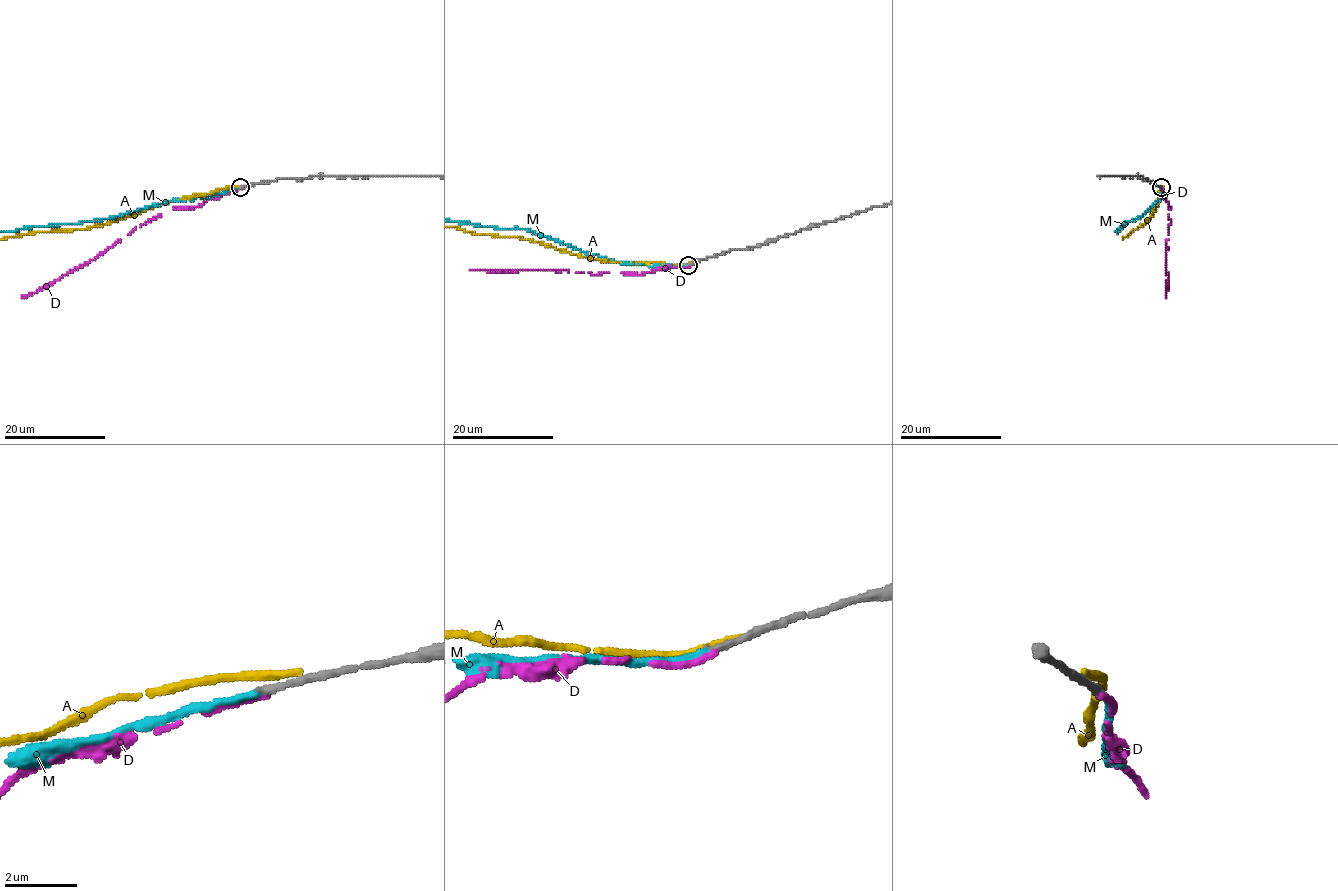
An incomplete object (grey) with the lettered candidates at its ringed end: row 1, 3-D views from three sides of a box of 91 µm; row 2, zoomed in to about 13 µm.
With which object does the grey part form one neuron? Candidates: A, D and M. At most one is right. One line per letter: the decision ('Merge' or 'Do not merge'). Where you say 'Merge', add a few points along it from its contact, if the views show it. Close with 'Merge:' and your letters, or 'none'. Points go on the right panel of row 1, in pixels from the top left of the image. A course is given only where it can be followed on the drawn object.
A: Do not merge
D: Do not merge
M: Merge
Merge: M

